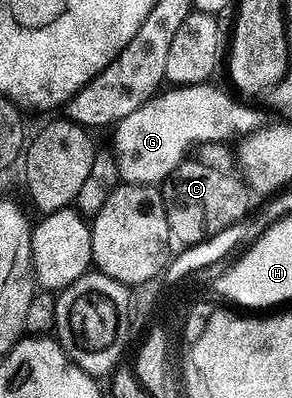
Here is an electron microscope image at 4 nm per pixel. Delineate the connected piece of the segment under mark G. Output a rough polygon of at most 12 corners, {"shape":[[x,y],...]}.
{"shape":[[213,85],[160,90],[114,125],[122,183],[264,123]]}

